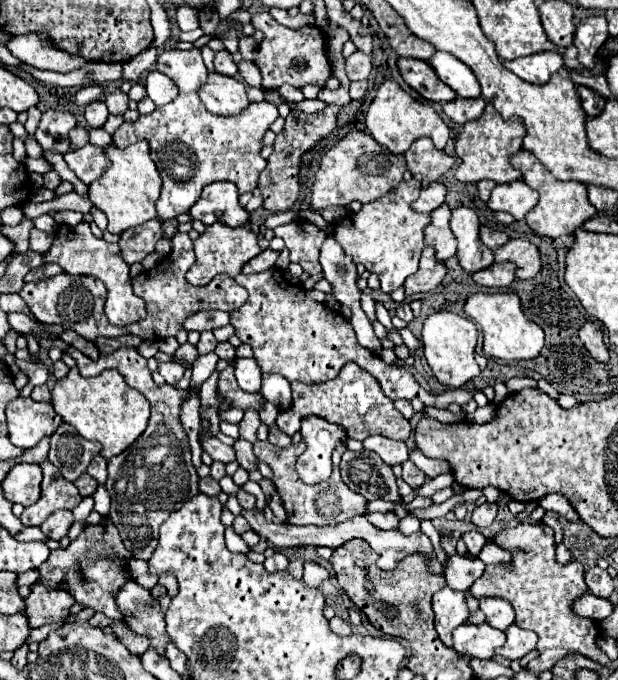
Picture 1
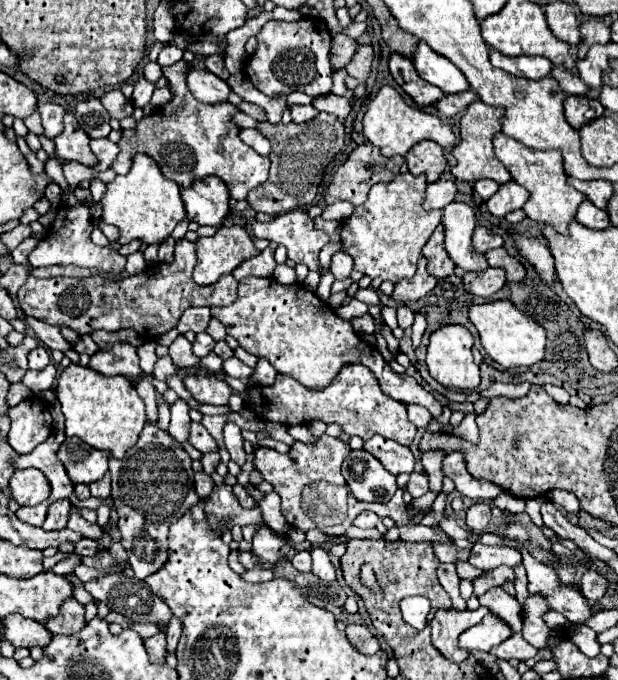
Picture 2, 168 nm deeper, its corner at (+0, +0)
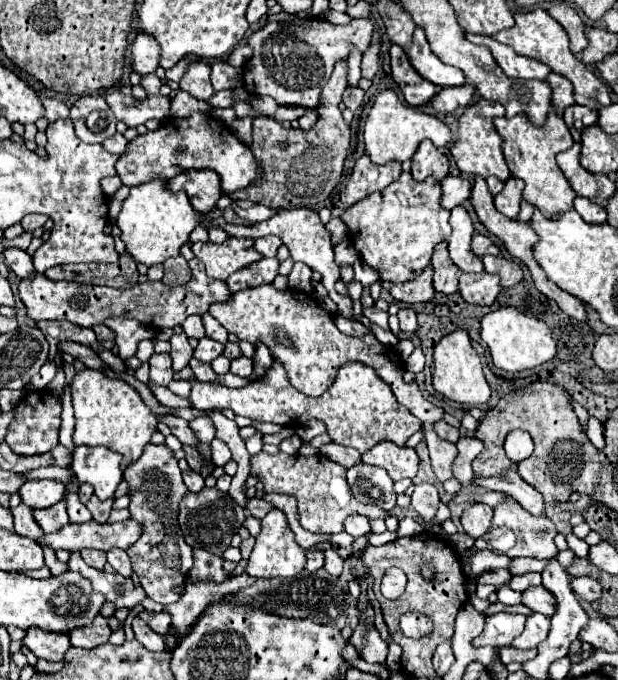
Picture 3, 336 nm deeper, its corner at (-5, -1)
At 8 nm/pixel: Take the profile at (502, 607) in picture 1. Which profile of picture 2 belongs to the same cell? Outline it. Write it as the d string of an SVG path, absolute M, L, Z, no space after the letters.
M490 588L480 598L480 604L486 606L494 616L500 616L506 620L506 624L514 630L522 630L522 618L520 618L520 604L514 596L504 592L504 588Z

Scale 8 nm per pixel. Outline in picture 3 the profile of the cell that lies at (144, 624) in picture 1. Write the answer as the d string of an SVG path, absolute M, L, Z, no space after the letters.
M71 551L71 557L67 561L67 567L71 571L81 573L83 577L87 577L93 583L95 591L101 591L105 595L107 601L115 603L117 607L129 607L135 609L139 605L141 599L145 599L145 591L141 587L135 587L131 579L125 579L119 573L105 573L105 571L97 571L87 567L87 563L81 559L79 551Z

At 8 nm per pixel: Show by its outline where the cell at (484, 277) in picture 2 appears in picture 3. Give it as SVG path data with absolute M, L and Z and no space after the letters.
M461 273L459 293L471 305L493 305L501 287L499 277L489 273Z

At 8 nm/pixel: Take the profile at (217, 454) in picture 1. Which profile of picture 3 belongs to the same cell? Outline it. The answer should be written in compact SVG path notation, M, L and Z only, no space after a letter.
M165 415L165 417L161 417L159 419L161 423L165 423L169 429L171 429L171 433L183 443L183 445L197 445L197 439L193 437L193 431L189 429L189 423L185 421L185 419L179 419L179 417L173 417L173 415Z

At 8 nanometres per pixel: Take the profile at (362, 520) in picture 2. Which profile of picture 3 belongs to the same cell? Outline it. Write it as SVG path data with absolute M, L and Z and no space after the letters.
M351 515L351 517L347 517L345 523L343 523L343 527L345 527L345 533L349 533L353 537L361 537L361 535L365 535L365 533L371 531L369 519L363 517L363 515Z

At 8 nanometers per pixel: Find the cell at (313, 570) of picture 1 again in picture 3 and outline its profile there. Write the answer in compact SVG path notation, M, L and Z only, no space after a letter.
M327 549L325 551L325 569L329 573L333 573L335 577L341 575L341 569L343 569L343 559L333 551L333 549Z

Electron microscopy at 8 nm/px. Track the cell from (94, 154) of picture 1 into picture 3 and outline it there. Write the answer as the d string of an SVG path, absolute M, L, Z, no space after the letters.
M115 133L113 137L109 137L109 139L103 143L103 147L105 147L109 153L117 153L117 155L123 155L125 145L127 145L127 139L125 139L121 133Z

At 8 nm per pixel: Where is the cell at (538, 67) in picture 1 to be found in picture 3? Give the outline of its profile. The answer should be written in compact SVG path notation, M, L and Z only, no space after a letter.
M465 33L465 39L469 39L471 43L477 43L477 45L485 45L507 77L513 77L513 79L545 79L551 71L545 63L527 59L527 57L515 53L511 47L495 41L493 37Z

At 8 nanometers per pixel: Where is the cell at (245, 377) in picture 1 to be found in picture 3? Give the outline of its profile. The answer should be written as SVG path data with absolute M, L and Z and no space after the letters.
M239 357L231 361L231 373L239 377L249 377L251 371L253 371L253 361L249 357Z

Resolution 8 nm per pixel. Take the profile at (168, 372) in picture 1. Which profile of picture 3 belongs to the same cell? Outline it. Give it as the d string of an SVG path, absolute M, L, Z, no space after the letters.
M153 353L153 357L149 359L149 367L151 367L151 381L157 385L169 385L169 381L173 381L173 369L171 369L171 357L169 353Z

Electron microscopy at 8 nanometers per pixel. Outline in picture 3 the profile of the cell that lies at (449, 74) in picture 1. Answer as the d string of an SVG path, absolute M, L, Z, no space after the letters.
M417 27L413 33L413 43L407 51L407 57L413 65L413 69L427 81L439 85L439 87L455 87L463 85L465 77L459 69L441 63L441 59L431 51L423 27Z

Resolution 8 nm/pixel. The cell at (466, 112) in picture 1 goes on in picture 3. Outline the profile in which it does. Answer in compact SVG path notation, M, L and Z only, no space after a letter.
M459 85L459 87L443 87L441 93L437 93L431 99L431 105L441 113L453 113L457 109L463 109L473 99L473 87L471 85Z

